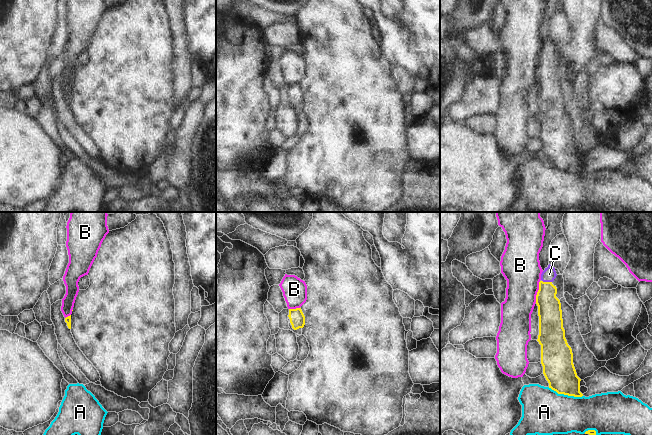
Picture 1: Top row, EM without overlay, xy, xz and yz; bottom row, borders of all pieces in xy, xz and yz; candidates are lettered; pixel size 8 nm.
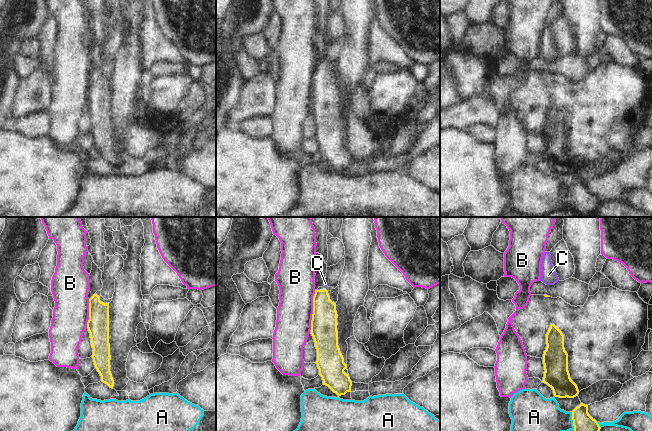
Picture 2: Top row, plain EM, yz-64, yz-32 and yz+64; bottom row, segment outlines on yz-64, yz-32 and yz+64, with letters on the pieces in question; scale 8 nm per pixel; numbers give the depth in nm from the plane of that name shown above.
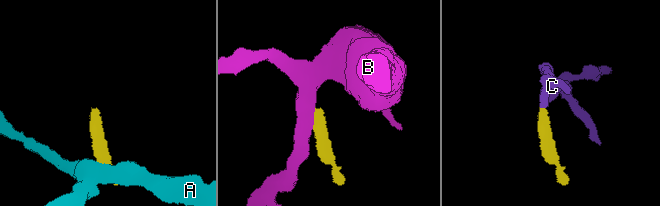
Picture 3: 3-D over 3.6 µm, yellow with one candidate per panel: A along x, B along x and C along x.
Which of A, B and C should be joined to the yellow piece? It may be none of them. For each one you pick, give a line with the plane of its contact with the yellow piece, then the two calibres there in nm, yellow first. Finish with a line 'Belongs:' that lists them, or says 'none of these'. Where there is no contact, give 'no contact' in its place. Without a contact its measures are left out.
C: yz | 190/110 nm
Belongs: C

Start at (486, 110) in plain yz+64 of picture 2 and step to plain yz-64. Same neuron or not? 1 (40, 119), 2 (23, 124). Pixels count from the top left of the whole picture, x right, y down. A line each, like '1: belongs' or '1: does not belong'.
1: does not belong
2: does not belong

